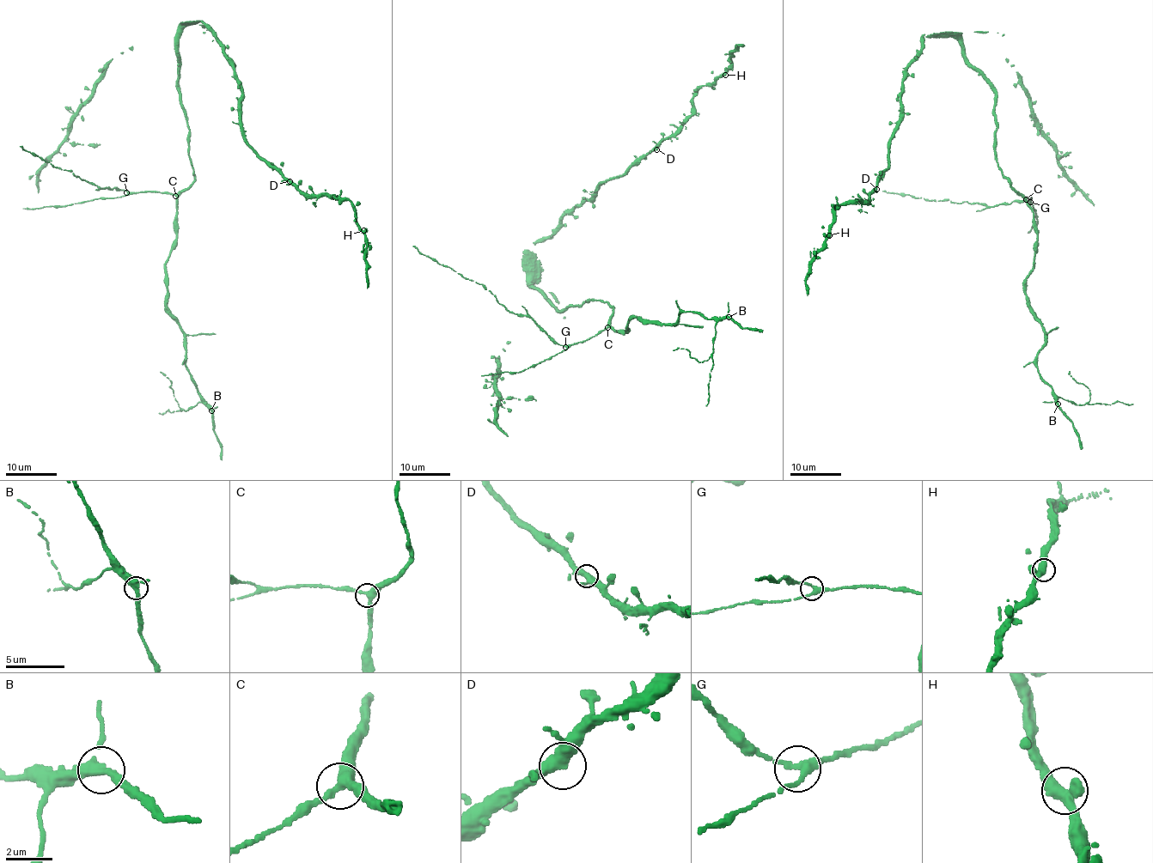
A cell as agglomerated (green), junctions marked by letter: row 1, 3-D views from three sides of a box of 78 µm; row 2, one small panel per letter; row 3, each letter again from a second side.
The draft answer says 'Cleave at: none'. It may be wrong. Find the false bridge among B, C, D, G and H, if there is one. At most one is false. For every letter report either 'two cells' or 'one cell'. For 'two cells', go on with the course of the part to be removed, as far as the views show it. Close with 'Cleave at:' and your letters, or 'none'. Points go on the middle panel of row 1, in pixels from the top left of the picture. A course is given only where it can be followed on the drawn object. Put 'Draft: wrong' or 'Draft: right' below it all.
B: one cell
C: one cell
D: one cell
G: one cell
H: one cell
Cleave at: none
Draft: right

